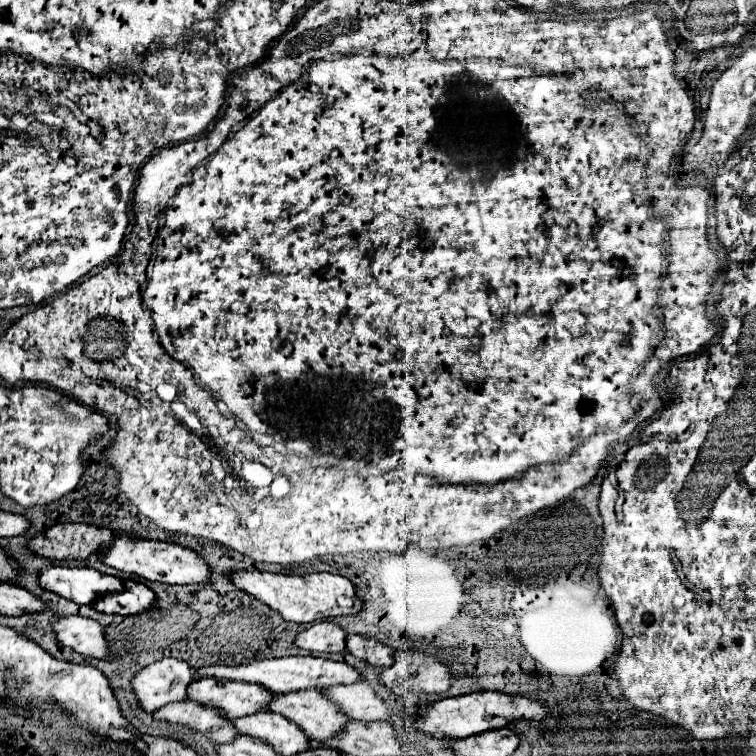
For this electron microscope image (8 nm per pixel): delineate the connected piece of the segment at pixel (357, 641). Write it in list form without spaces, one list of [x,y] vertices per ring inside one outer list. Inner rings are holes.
[[[362,635],[346,637],[346,651],[356,659],[364,659],[374,667],[390,667],[392,665],[392,649]]]

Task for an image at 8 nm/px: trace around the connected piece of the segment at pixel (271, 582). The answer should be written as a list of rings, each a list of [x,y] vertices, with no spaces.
[[[232,571],[228,579],[240,591],[260,599],[290,623],[312,623],[338,615],[356,615],[360,611],[360,599],[356,597],[354,585],[346,577],[332,573],[284,575],[270,571]]]

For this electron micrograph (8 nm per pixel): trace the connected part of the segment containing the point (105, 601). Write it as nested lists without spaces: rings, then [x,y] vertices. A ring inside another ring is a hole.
[[[124,581],[122,591],[112,591],[92,603],[92,607],[100,613],[116,613],[116,615],[132,615],[146,611],[154,603],[152,591],[136,581]]]

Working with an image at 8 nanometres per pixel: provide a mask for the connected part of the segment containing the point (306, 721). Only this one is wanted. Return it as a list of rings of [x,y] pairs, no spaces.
[[[316,689],[276,693],[264,711],[280,713],[310,735],[310,739],[328,739],[348,723],[348,717],[336,711],[336,707],[322,697],[324,695]]]

